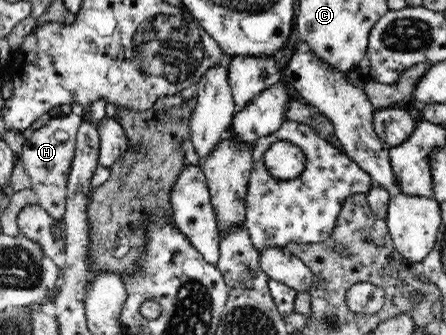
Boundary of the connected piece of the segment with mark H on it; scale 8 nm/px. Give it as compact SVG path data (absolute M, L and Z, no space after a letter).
M73 112L51 118L43 127L32 133L21 153L25 171L31 178L32 189L37 194L38 205L43 207L54 220L61 220L66 210L68 179L81 123L82 117Z

